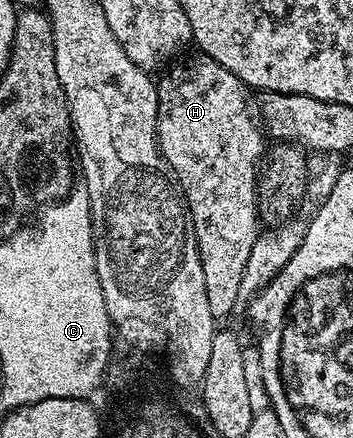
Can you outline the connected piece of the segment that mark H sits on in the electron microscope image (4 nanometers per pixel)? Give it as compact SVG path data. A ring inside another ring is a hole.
M195 54L189 59L181 58L173 62L163 72L165 75L156 83L158 97L156 135L160 139L160 151L183 182L188 207L192 211L196 243L199 245L200 259L207 274L210 311L217 319L223 319L232 309L237 308L238 289L244 267L260 232L259 195L256 185L258 172L266 155L266 146L264 147L266 135L261 128L261 132L256 128L258 119L253 108L252 111L248 108L249 92L240 79L234 77L230 69L218 65L218 61L214 61L208 55Z

